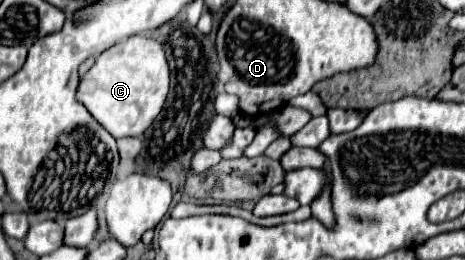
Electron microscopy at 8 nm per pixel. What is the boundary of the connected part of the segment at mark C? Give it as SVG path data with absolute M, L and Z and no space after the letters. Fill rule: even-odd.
M130 37L126 41L116 43L116 47L104 51L102 55L96 57L94 67L80 79L78 85L78 101L84 103L84 107L92 113L92 117L114 137L142 137L144 131L154 123L156 115L162 111L166 95L170 87L170 67L166 61L166 53L162 45L154 39L146 37Z

